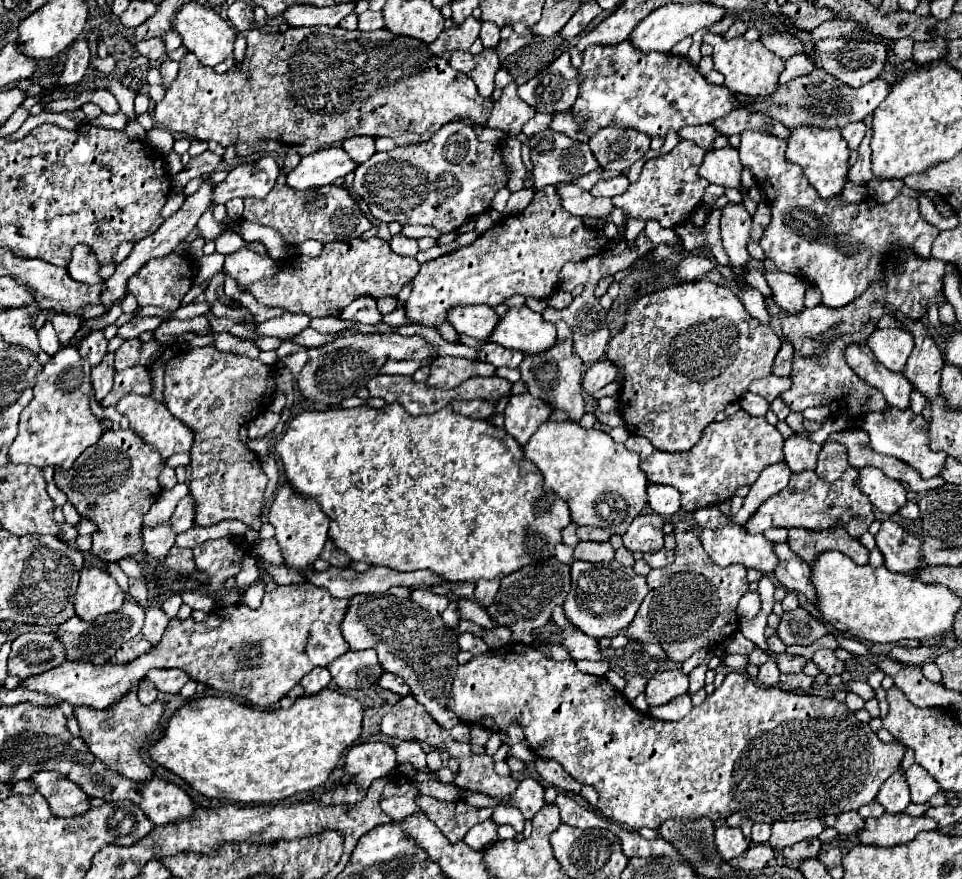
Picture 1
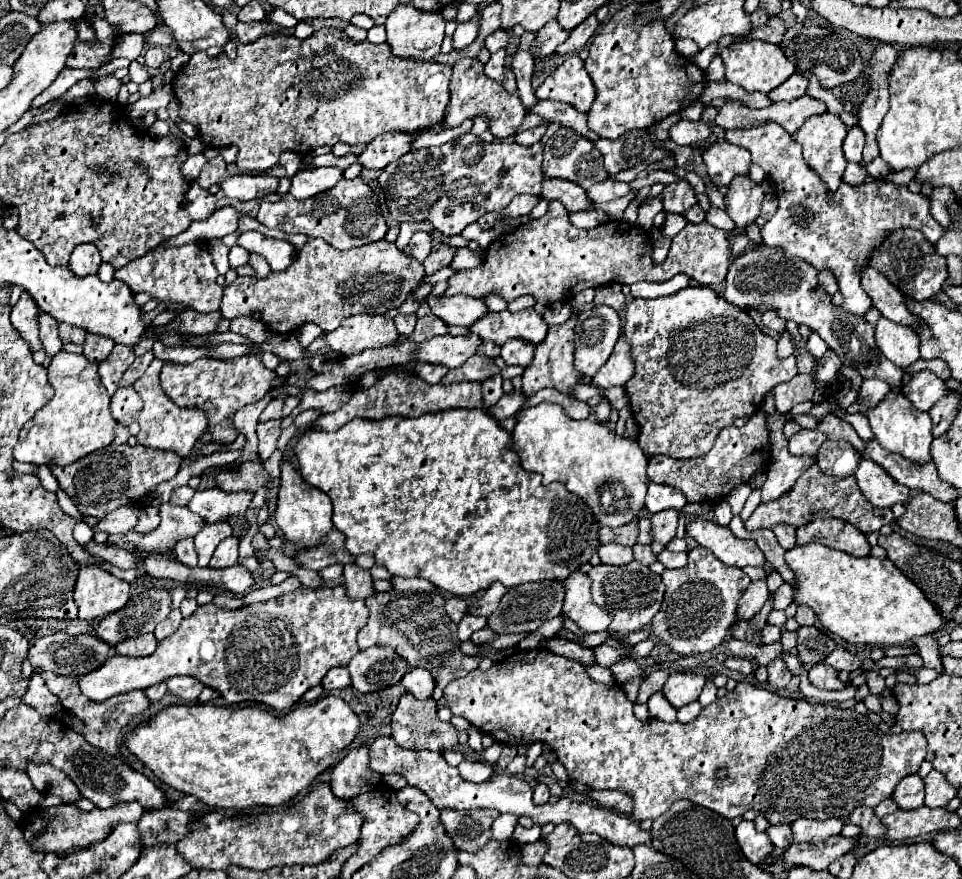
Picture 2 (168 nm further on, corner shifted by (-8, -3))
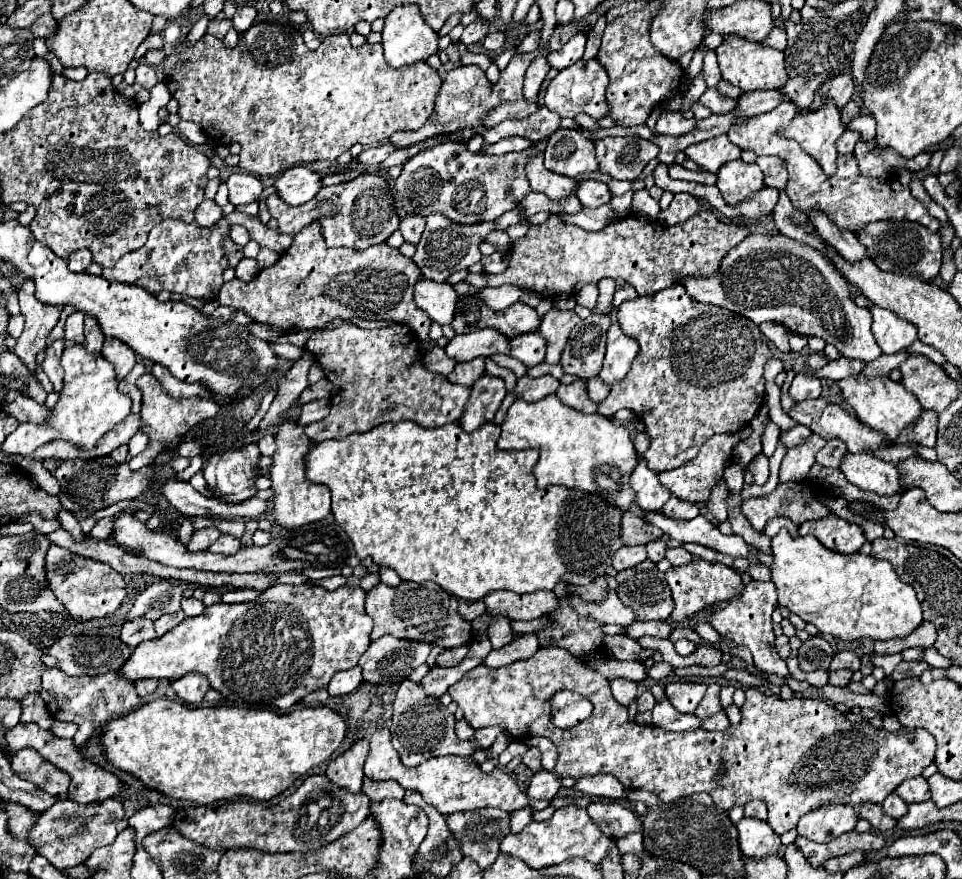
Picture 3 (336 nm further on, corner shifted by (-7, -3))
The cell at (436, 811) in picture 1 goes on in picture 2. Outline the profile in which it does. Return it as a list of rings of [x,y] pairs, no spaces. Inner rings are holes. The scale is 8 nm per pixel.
[[[474,809],[474,811],[440,811],[440,819],[446,833],[452,837],[456,849],[460,851],[480,851],[492,839],[492,821],[498,817],[494,809]]]

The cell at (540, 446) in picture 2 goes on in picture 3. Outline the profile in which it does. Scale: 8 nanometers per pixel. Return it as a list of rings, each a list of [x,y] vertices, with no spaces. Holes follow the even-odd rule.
[[[547,395],[537,403],[517,399],[501,423],[497,447],[507,451],[537,449],[539,461],[535,465],[535,477],[539,489],[545,489],[547,485],[563,485],[569,489],[597,493],[621,511],[629,511],[629,507],[637,501],[629,479],[631,471],[639,463],[639,453],[633,447],[629,431],[599,413],[583,415],[563,405],[555,395]]]

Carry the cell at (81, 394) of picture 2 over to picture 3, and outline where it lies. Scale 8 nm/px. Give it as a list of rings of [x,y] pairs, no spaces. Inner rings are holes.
[[[73,345],[63,351],[61,367],[65,371],[63,389],[57,405],[51,409],[47,423],[21,423],[3,443],[3,451],[9,455],[31,455],[37,447],[49,441],[69,441],[77,449],[89,451],[99,439],[109,433],[131,413],[131,399],[117,389],[113,365],[101,355],[91,355],[83,345]]]

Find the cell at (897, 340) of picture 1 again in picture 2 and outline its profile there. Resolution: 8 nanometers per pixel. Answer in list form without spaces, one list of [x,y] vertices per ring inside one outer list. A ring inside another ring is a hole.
[[[880,317],[874,327],[878,349],[898,367],[908,367],[920,359],[920,339],[914,329]]]

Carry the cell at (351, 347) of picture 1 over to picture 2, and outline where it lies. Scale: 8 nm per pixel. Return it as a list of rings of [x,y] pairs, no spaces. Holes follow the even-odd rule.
[[[440,335],[426,343],[420,343],[416,359],[432,361],[432,365],[448,365],[452,369],[464,365],[464,361],[472,357],[480,345],[482,339],[476,335],[468,335],[468,337]]]

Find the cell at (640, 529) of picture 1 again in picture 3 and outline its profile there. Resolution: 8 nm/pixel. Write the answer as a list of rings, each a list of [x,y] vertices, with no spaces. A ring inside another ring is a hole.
[[[671,495],[671,499],[661,507],[661,513],[671,519],[693,519],[699,515],[699,505]]]

